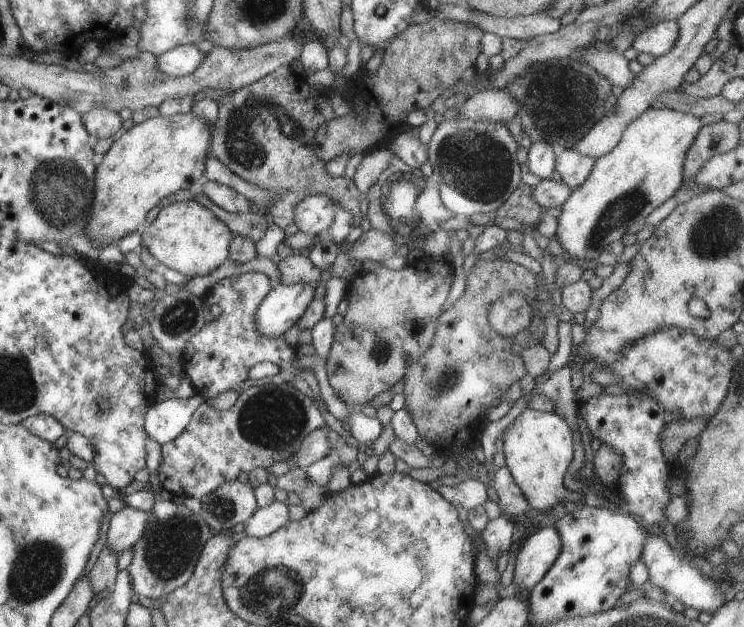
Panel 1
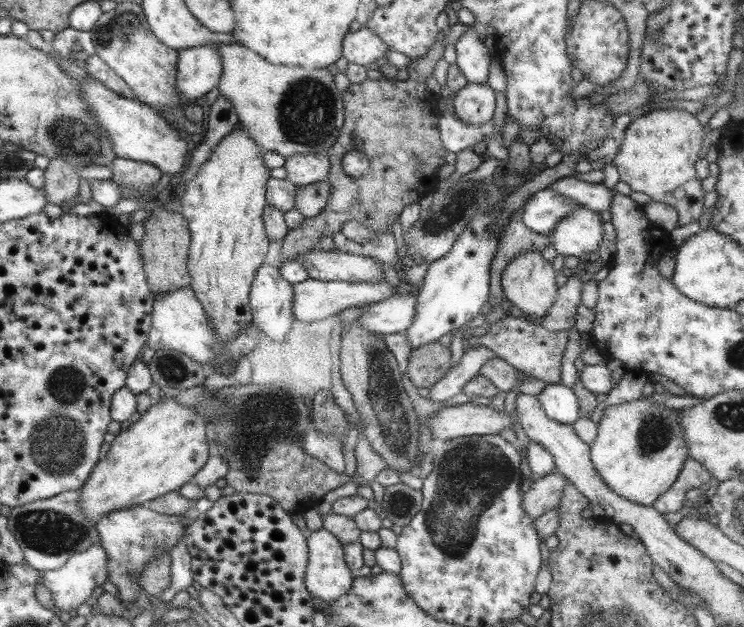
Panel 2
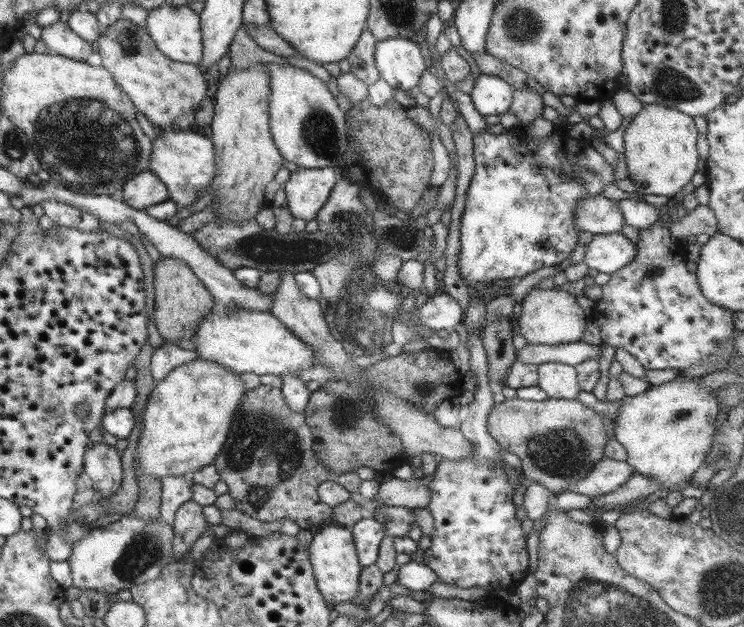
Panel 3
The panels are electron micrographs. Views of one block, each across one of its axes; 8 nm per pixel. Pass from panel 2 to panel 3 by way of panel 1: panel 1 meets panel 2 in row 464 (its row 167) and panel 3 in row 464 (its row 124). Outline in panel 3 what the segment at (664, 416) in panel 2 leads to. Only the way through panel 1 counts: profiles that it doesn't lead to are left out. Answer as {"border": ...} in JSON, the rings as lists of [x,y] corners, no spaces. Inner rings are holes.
{"border":[[[675,377],[656,387],[649,386],[645,392],[635,396],[624,395],[612,403],[613,436],[625,451],[625,463],[631,471],[653,482],[663,489],[680,489],[688,483],[701,466],[711,448],[715,432],[715,416],[719,411],[711,388],[701,386],[698,378]]]}

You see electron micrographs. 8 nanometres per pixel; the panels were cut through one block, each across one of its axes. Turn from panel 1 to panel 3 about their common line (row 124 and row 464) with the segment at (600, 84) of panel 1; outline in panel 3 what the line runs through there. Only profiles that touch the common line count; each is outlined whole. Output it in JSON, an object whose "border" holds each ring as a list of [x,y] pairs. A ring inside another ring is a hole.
{"border":[[[519,397],[505,399],[496,403],[486,414],[487,433],[493,438],[501,449],[517,456],[521,462],[519,468],[527,482],[538,482],[543,488],[549,490],[549,494],[557,496],[563,492],[571,491],[575,481],[581,480],[595,468],[597,460],[603,458],[603,445],[607,442],[607,436],[601,423],[601,417],[579,403],[577,399],[552,399],[530,401]]]}

